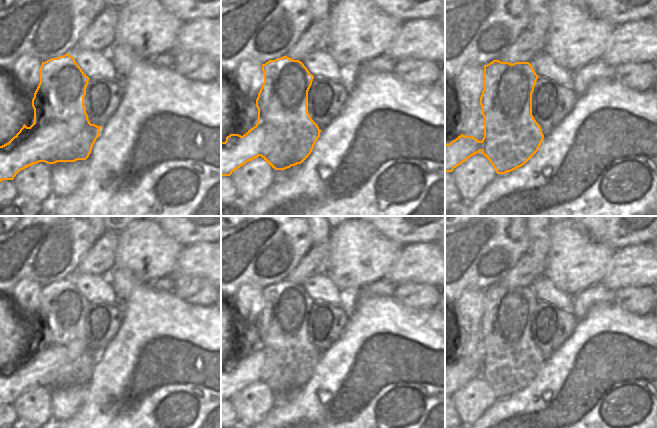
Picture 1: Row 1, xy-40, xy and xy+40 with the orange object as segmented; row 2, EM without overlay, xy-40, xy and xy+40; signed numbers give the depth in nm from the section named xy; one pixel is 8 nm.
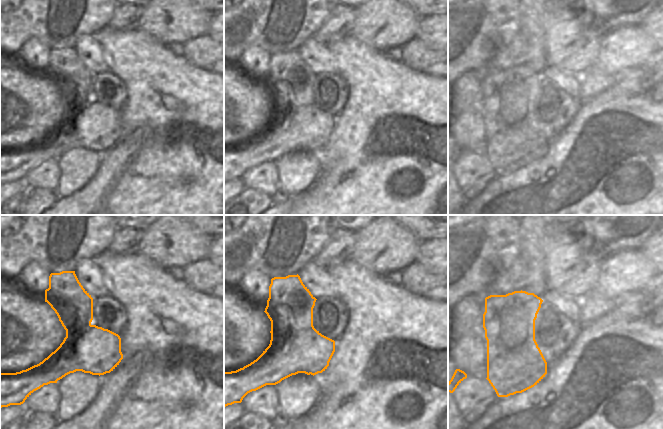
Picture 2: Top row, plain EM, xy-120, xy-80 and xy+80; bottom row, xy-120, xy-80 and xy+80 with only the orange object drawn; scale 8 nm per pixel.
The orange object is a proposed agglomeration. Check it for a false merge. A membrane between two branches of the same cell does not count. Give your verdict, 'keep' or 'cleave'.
cleave

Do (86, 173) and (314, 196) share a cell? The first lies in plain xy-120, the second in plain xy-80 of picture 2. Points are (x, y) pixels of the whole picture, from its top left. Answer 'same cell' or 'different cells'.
different cells

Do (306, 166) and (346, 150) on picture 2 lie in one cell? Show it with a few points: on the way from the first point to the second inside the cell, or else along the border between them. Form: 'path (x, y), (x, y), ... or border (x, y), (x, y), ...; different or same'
border (313, 152), (320, 164), (320, 175), (314, 184); different

